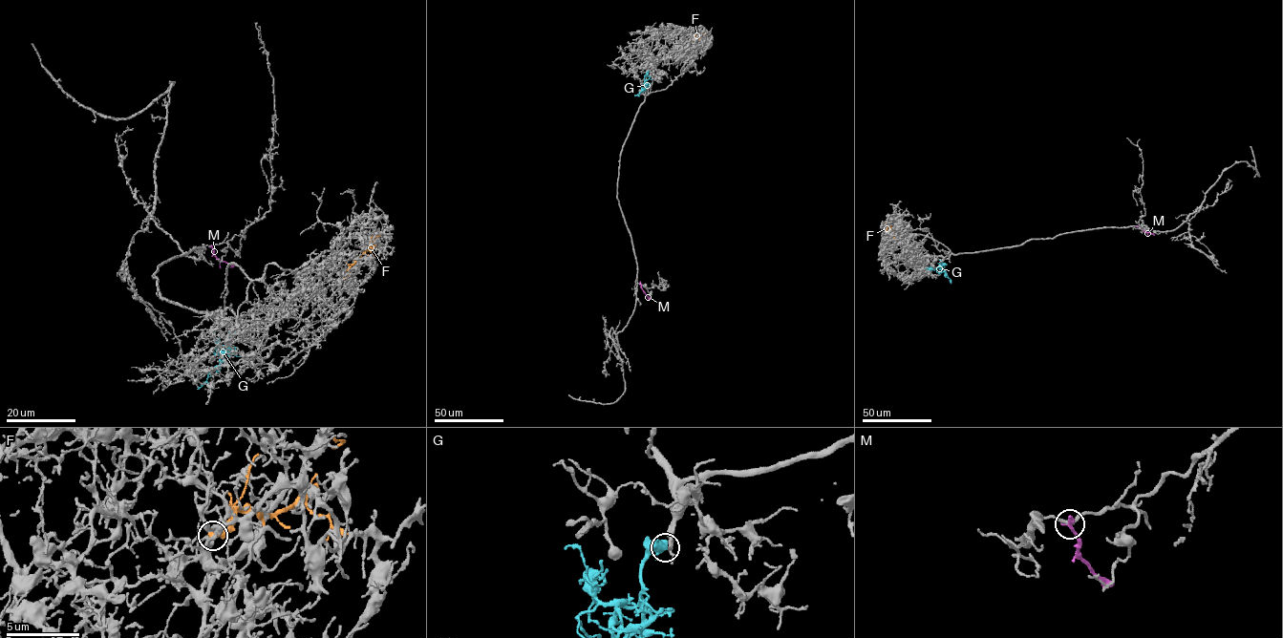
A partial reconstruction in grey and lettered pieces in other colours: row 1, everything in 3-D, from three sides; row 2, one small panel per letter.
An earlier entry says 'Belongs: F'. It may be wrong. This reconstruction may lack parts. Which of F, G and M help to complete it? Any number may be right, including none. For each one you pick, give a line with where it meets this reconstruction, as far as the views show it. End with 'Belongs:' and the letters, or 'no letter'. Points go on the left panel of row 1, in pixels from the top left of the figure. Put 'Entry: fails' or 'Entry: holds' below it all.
G: contact (234, 332)
Belongs: G
Entry: fails

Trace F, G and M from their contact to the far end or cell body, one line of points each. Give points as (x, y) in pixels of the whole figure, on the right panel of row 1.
F: (895, 240), (893, 230), (886, 222)
G: (941, 261), (940, 265), (950, 282)
M: (1139, 226), (1153, 234)

